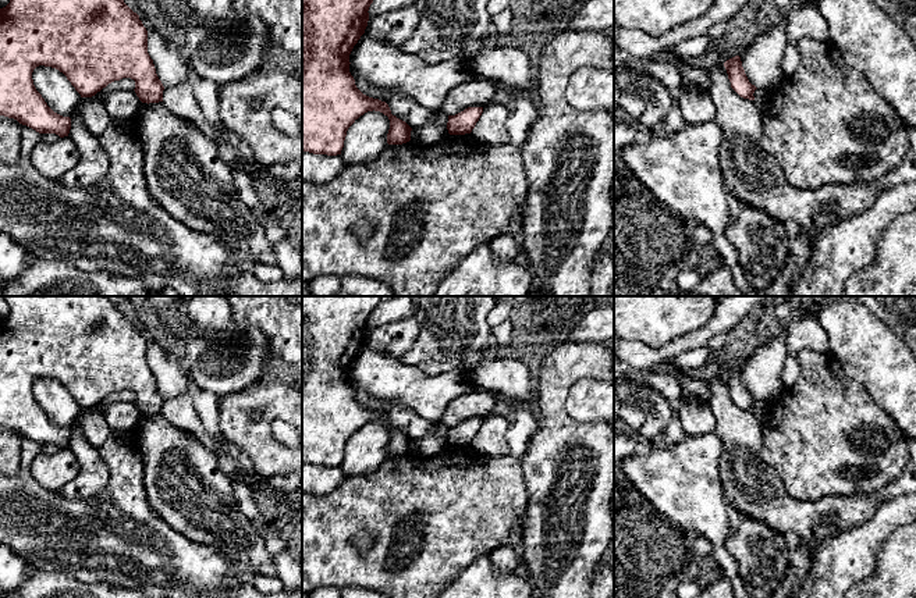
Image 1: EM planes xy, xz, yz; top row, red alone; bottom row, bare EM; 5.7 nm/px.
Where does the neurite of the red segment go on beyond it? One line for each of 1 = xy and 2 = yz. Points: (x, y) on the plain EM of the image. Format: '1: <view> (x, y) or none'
1: none
2: none

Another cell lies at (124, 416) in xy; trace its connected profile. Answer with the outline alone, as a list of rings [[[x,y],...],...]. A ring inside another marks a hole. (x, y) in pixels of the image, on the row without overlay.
[[[114,402],[102,414],[111,430],[124,433],[134,431],[142,419],[135,402]]]

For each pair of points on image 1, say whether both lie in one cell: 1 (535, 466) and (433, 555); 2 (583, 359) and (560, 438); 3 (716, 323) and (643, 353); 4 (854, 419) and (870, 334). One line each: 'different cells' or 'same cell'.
1: different cells
2: same cell
3: same cell
4: different cells

